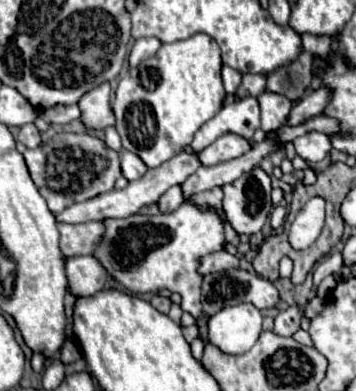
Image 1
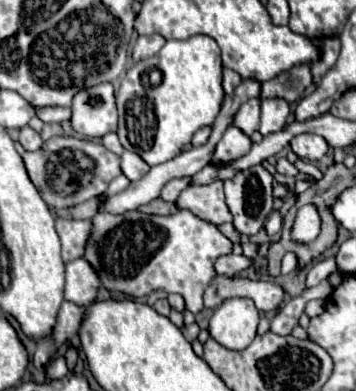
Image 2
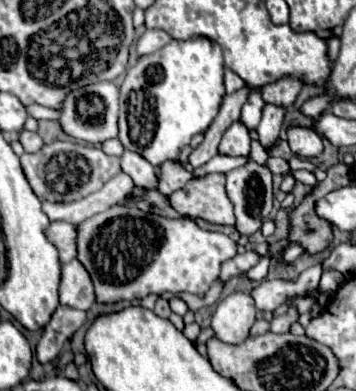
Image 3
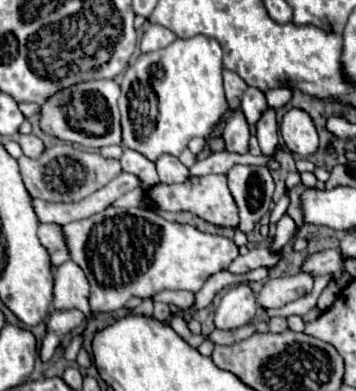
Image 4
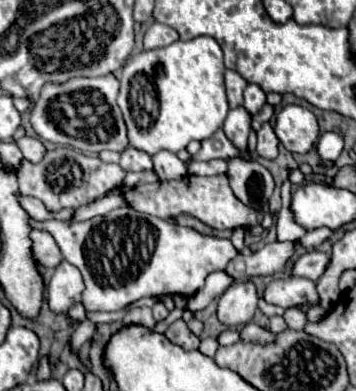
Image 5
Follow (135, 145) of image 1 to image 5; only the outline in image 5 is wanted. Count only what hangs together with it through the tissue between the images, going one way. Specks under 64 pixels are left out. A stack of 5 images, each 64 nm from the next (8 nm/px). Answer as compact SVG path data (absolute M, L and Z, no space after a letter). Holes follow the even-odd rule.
M198 36L194 40L178 40L170 46L144 50L134 54L126 60L122 74L120 74L120 96L118 106L124 114L128 126L128 140L130 146L148 152L150 156L160 150L178 152L188 146L192 140L206 140L218 128L222 128L226 114L228 114L228 100L224 88L224 60L222 50L210 36Z

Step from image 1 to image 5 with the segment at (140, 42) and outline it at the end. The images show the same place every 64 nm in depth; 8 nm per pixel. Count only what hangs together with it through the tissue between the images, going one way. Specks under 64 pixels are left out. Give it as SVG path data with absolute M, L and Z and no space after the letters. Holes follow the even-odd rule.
M154 22L148 30L146 30L146 36L144 36L144 48L146 50L154 50L154 48L162 48L162 46L168 46L172 42L178 40L178 32L166 24L160 24L160 22Z

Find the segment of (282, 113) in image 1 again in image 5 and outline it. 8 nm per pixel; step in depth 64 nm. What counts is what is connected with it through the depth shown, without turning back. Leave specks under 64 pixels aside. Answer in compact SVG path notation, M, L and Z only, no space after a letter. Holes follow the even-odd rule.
M266 122L260 130L258 130L258 144L256 144L256 154L268 160L274 160L278 156L278 138L272 132L270 122Z

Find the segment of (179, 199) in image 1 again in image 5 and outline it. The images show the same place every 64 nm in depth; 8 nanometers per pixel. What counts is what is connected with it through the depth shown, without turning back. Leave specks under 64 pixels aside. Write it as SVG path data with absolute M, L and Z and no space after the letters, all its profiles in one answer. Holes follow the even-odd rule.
M168 150L156 152L156 156L152 156L152 162L154 162L154 170L162 182L164 180L180 180L182 176L186 176L186 164Z

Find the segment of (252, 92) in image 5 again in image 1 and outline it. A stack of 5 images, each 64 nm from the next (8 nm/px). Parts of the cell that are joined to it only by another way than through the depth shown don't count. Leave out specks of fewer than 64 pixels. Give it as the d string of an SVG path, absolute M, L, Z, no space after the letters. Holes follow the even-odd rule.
M226 96L222 110L194 134L190 146L194 152L200 152L226 132L234 132L246 140L252 140L252 134L258 126L260 126L260 108L256 98L236 100L234 96Z

